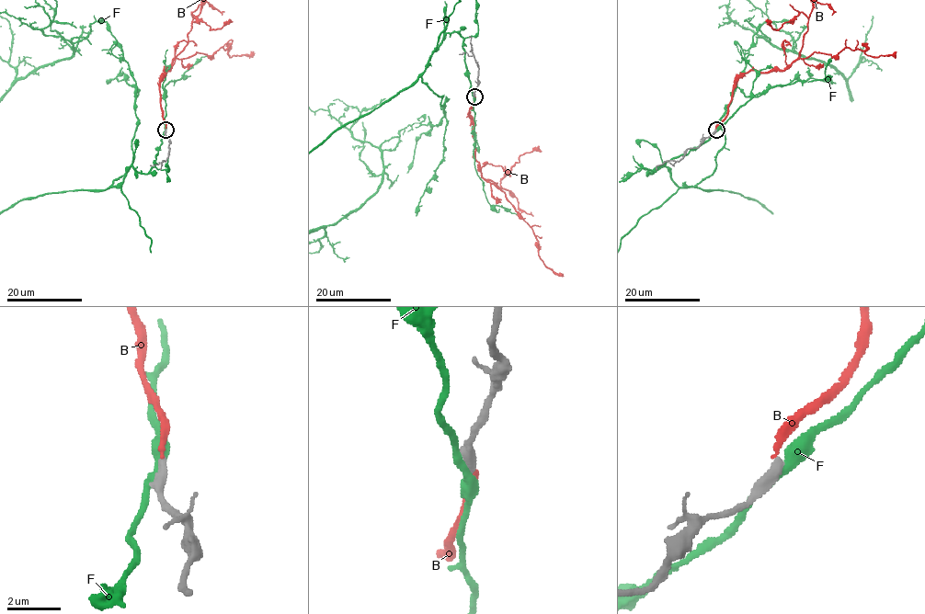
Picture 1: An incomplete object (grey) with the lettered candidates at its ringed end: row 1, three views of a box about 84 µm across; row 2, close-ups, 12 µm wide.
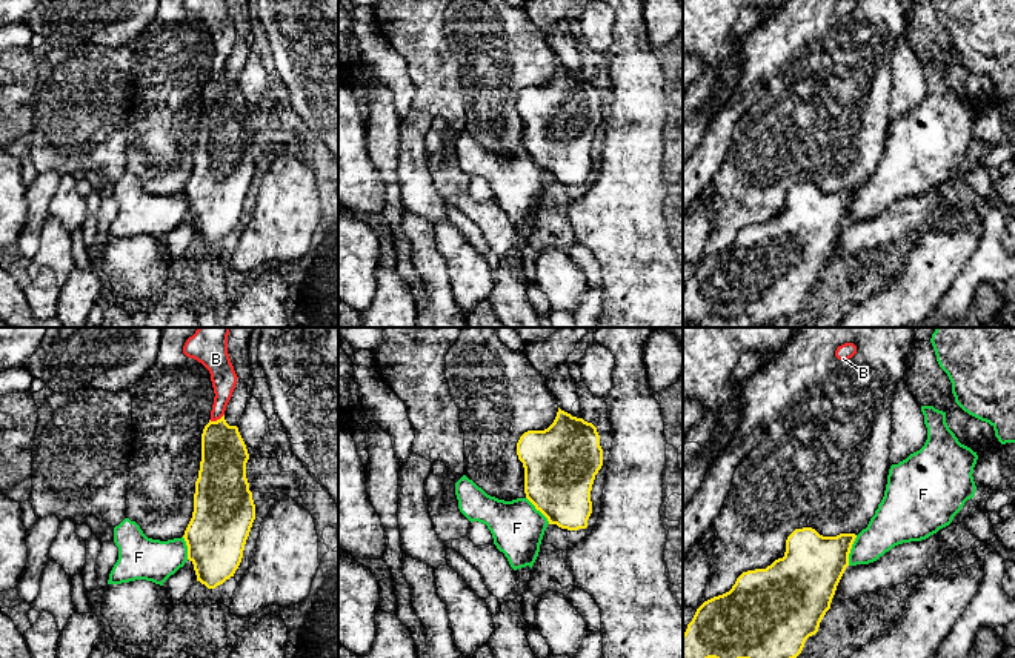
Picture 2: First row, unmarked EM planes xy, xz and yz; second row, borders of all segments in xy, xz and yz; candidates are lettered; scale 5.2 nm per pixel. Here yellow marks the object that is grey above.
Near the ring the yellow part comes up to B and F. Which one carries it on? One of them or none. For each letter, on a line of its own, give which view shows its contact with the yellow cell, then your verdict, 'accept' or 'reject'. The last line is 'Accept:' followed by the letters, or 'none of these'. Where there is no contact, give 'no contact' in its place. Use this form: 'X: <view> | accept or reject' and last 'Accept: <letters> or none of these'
B: xy | reject
F: yz | reject
Accept: none of these

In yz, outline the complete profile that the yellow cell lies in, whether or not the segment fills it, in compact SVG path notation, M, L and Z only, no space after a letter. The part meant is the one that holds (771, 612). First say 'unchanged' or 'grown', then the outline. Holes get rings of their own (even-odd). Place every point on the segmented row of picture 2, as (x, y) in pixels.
unchanged; M812 527L795 529L783 558L766 569L743 572L729 592L697 609L683 633L683 658L797 658L830 609L855 538L855 533L823 537Z

